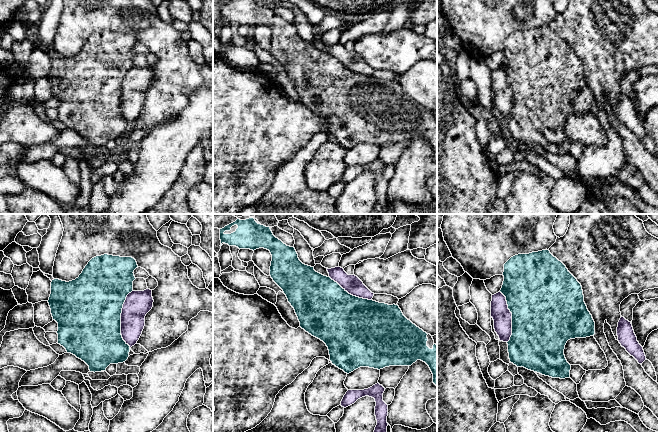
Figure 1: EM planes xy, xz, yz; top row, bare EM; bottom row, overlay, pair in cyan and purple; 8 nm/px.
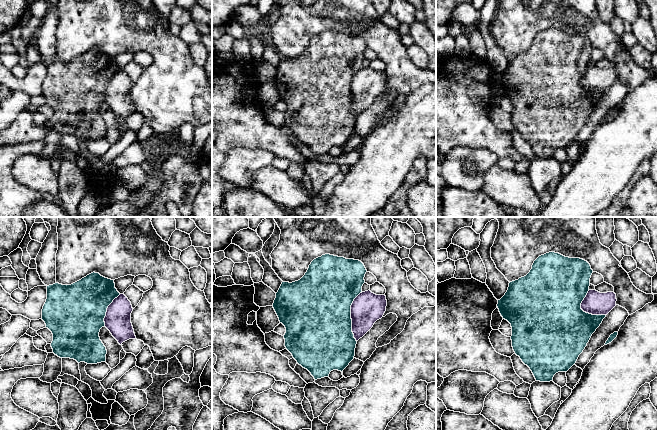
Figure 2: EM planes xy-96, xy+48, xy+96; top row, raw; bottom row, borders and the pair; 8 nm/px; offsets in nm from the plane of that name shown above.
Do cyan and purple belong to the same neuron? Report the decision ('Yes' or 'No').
No

